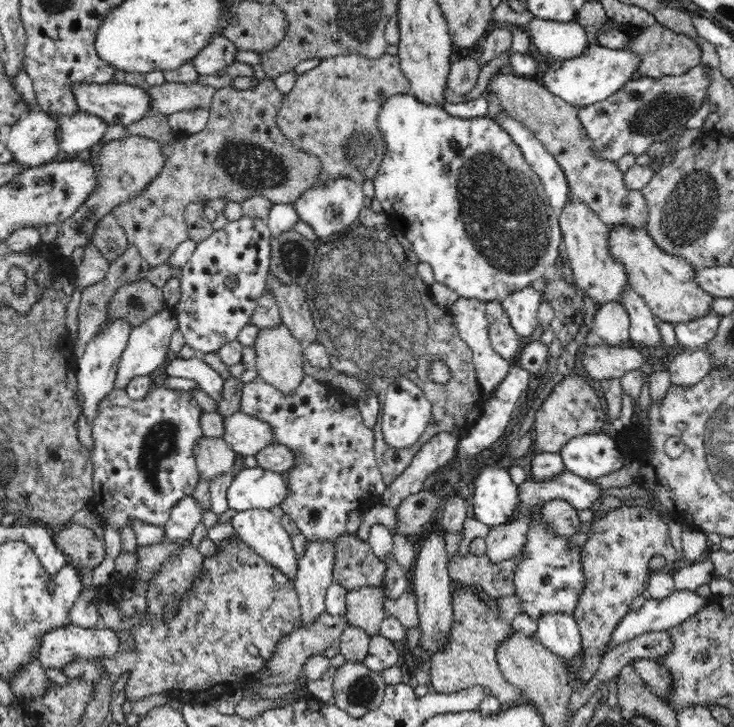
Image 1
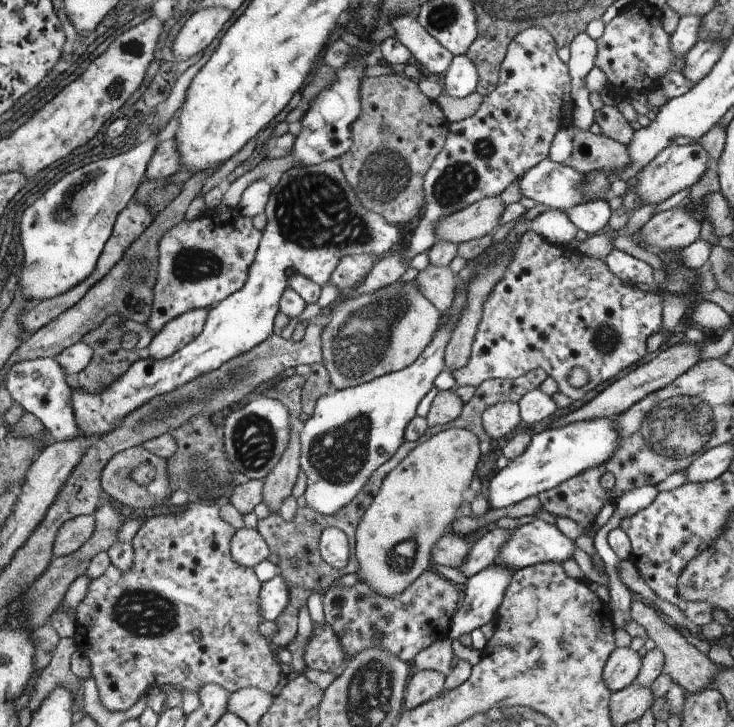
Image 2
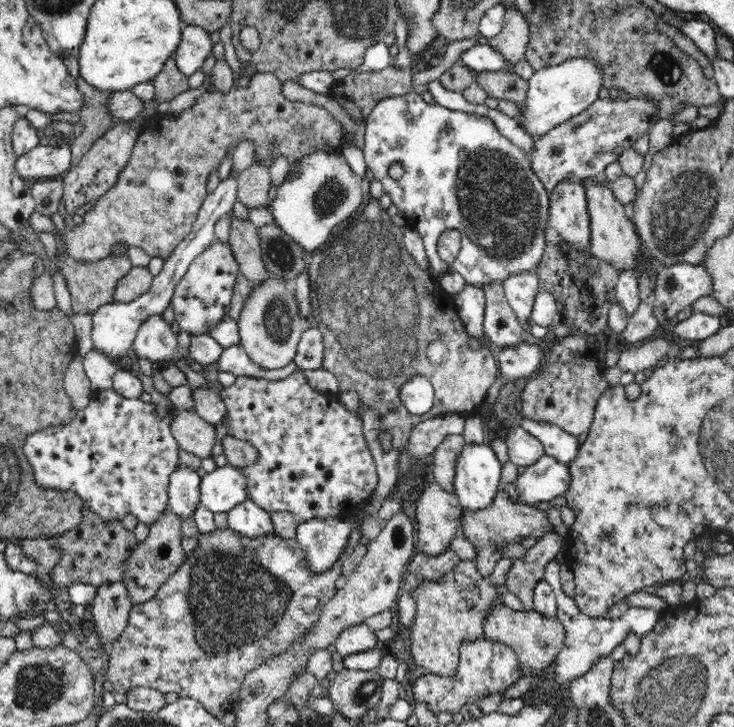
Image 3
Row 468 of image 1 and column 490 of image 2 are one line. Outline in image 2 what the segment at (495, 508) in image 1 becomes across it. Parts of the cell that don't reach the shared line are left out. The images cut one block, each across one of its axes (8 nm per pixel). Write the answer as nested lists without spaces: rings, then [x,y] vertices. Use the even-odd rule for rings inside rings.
[[[615,418],[581,420],[581,422],[571,422],[567,426],[541,430],[531,436],[531,442],[521,456],[507,462],[507,466],[489,480],[487,506],[491,510],[501,510],[519,504],[525,498],[539,496],[559,486],[561,482],[567,482],[577,474],[583,474],[583,470],[587,468],[597,468],[609,462],[609,458],[613,458],[617,448],[619,448],[619,434],[615,430]]]

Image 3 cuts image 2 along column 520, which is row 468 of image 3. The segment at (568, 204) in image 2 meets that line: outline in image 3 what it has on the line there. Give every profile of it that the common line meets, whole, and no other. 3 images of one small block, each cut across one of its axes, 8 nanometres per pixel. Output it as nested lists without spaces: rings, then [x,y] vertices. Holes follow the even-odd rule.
[[[180,466],[180,470],[174,472],[174,476],[170,476],[168,510],[180,516],[182,520],[192,518],[194,510],[198,510],[198,506],[202,504],[200,482],[202,482],[202,472]]]

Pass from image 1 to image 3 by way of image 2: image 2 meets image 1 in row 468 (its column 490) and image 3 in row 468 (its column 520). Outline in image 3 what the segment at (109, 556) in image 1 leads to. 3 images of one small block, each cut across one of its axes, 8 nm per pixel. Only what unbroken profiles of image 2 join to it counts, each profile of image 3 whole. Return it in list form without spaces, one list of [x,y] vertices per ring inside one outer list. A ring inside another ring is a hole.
[[[114,388],[98,390],[90,404],[74,414],[70,424],[54,424],[30,436],[26,440],[24,454],[30,466],[34,466],[34,478],[38,478],[40,488],[62,488],[62,492],[76,492],[84,500],[84,508],[96,512],[104,522],[122,520],[126,514],[132,514],[140,524],[150,526],[162,516],[162,512],[168,510],[170,476],[180,470],[180,446],[174,440],[174,430],[170,430],[174,416],[178,416],[174,406],[170,406],[168,416],[160,420],[152,402],[146,404],[142,398],[122,398]]]

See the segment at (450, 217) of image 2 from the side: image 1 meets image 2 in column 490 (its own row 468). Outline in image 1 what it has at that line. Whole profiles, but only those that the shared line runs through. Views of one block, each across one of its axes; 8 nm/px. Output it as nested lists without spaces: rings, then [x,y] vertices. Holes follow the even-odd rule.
[[[204,438],[196,448],[196,460],[200,478],[212,482],[234,470],[236,452],[224,442],[224,438]]]

